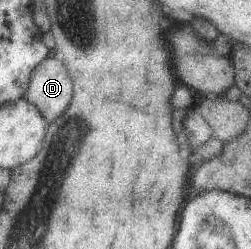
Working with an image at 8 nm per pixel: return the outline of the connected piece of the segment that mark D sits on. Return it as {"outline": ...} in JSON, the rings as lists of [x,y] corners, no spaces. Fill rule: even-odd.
{"outline":[[[54,52],[34,69],[25,97],[43,112],[50,124],[68,110],[74,95],[73,76]]]}

